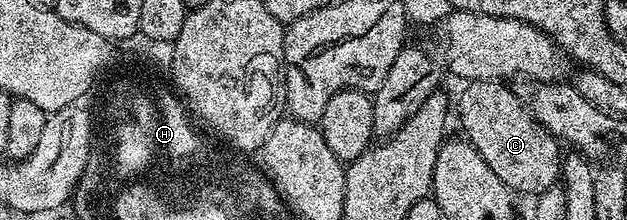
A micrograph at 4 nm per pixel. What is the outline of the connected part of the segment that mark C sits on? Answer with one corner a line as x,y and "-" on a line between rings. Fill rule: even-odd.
469,80
460,92
460,124
464,127
463,135
482,154
482,158
502,178
502,182
513,193
532,192
539,194
555,187
560,179
560,161
562,159
561,141
551,136
537,120
526,110
526,106
513,94
507,83
498,80

